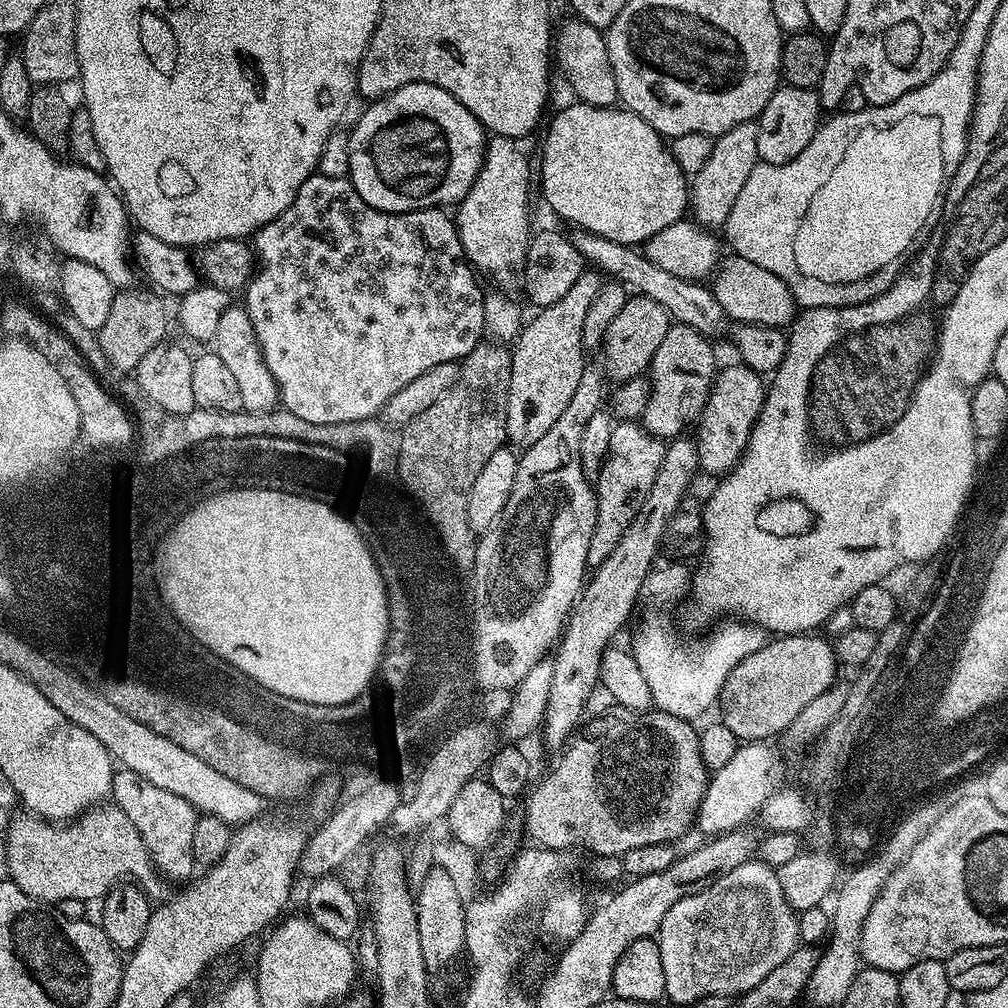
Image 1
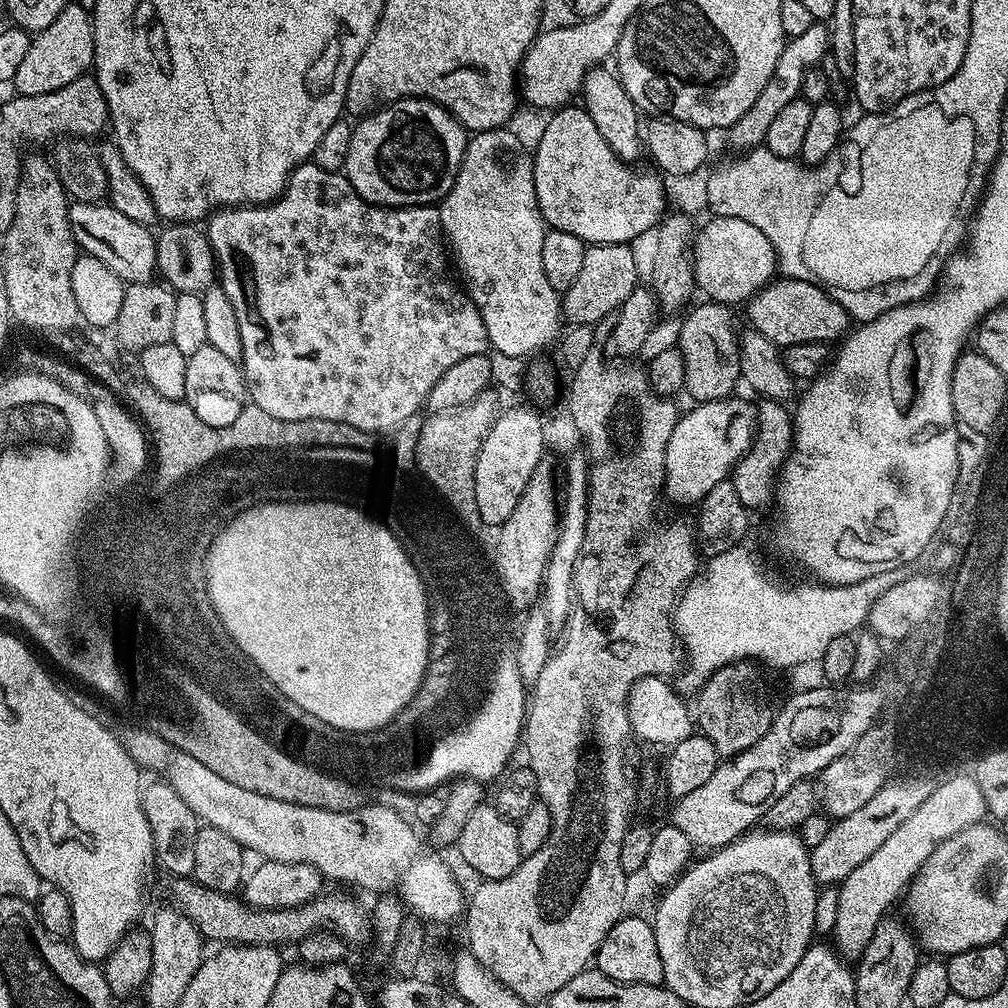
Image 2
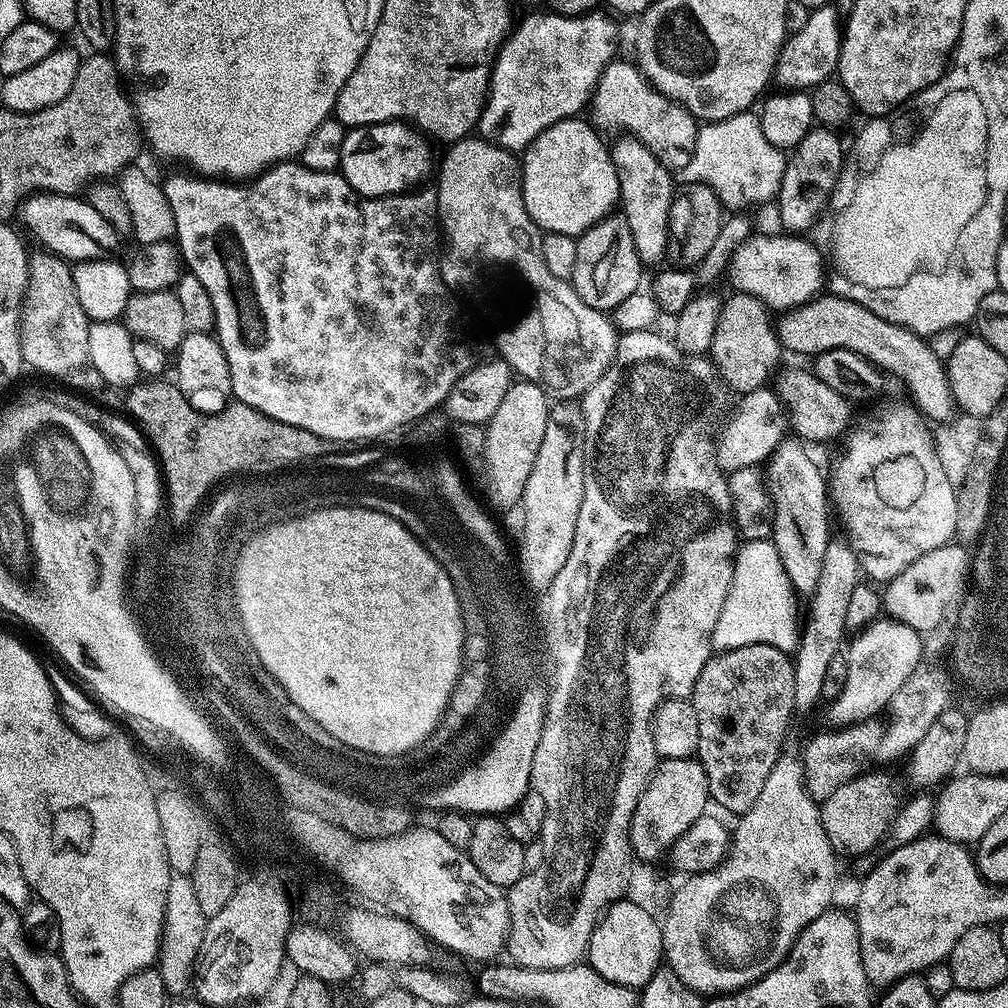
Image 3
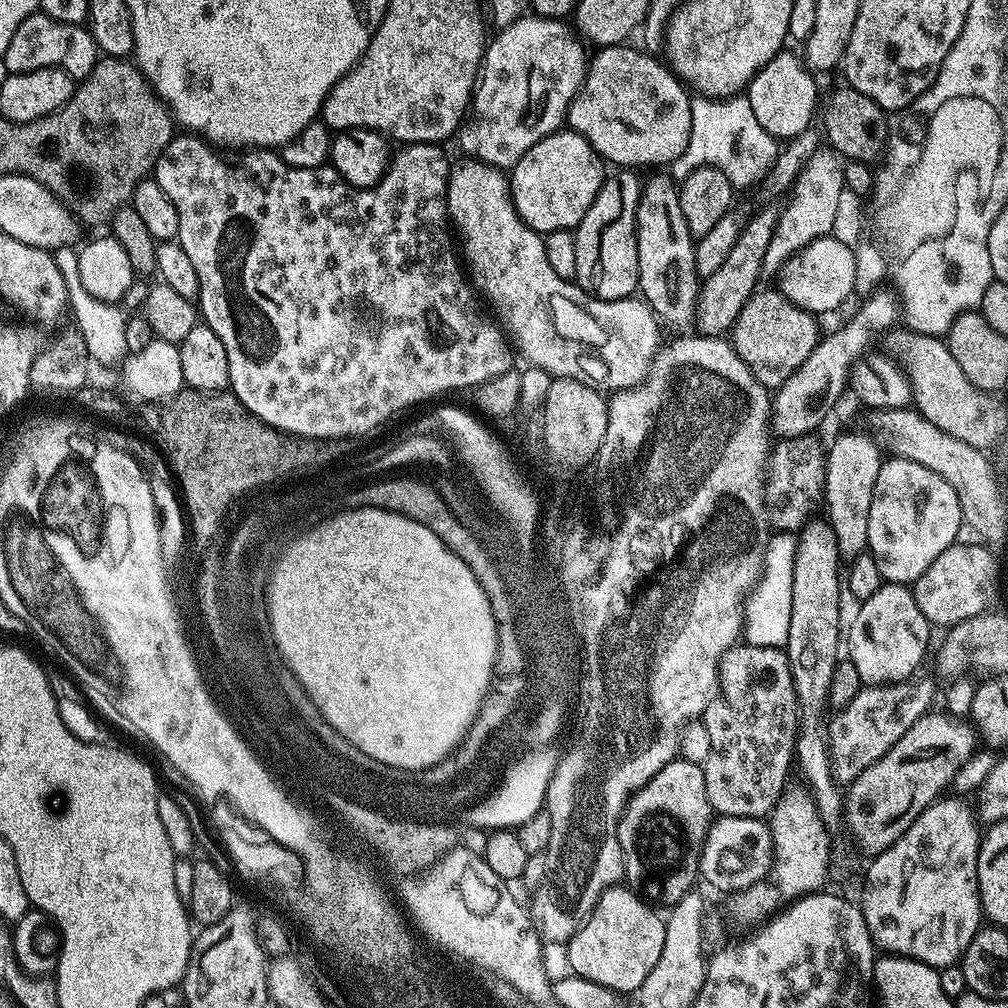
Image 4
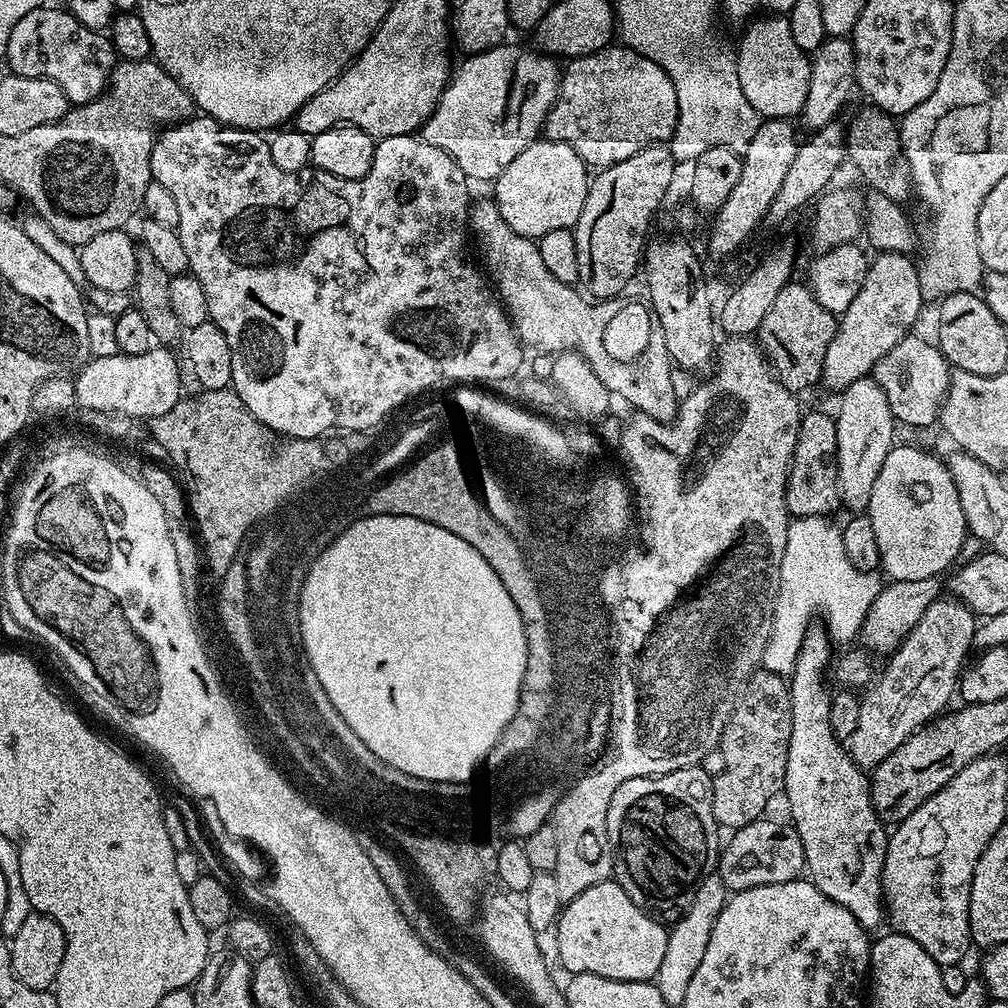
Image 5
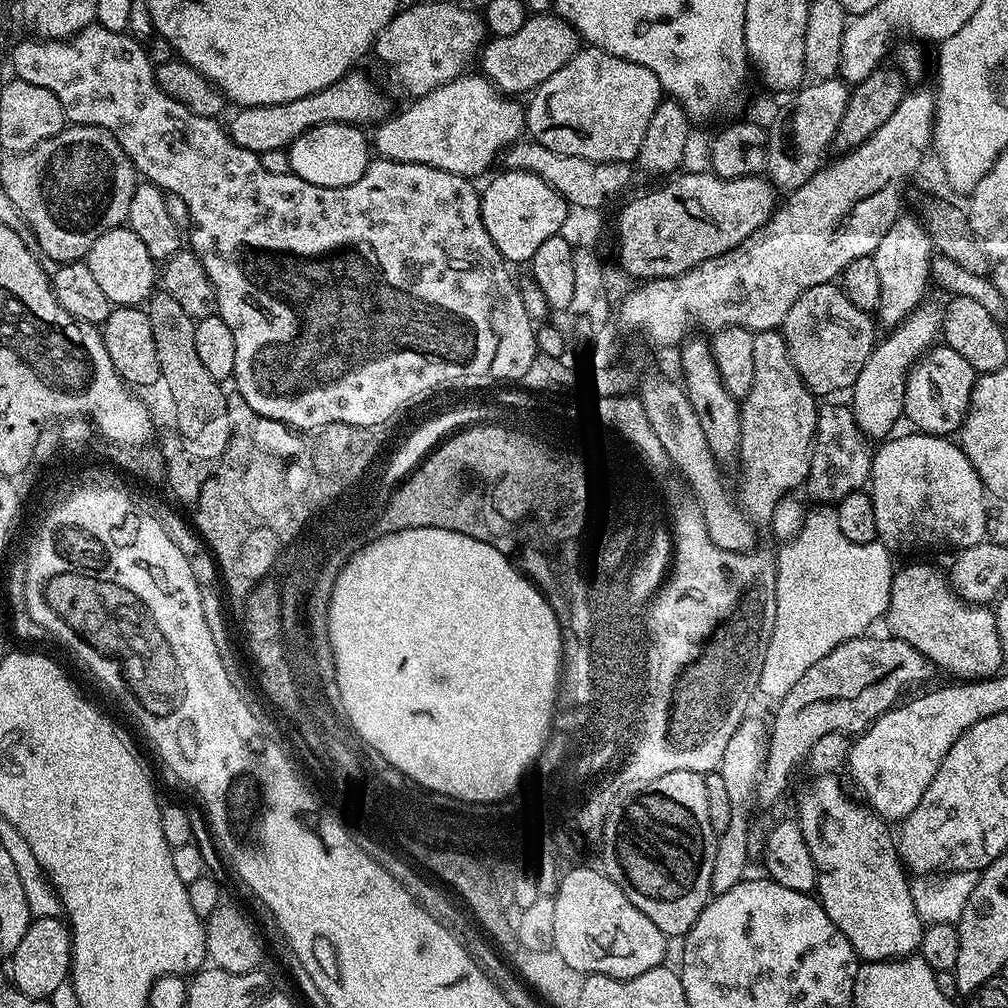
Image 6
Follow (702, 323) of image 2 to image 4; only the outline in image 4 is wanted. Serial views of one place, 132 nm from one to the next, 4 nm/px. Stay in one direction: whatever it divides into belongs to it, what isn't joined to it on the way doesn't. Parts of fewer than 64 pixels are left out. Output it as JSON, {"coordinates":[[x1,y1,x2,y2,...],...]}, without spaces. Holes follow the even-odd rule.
{"coordinates":[[775,287,763,288,753,292,746,306,742,306,742,314,738,314,730,333,730,343,754,378,758,378,764,388,775,390,790,374,803,368,806,358,816,349,817,317,794,306,794,302,787,300]]}

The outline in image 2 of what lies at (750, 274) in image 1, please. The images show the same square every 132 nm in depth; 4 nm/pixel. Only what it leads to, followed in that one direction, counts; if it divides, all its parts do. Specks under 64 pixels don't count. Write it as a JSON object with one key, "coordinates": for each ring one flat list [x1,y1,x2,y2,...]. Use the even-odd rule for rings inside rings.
{"coordinates":[[773,279,772,283,767,284,751,300,747,301,747,308,747,323,756,328,758,334,770,338,770,342,774,342,781,349,806,342,818,342,819,344,836,342,850,328,848,312,818,285,805,280]]}

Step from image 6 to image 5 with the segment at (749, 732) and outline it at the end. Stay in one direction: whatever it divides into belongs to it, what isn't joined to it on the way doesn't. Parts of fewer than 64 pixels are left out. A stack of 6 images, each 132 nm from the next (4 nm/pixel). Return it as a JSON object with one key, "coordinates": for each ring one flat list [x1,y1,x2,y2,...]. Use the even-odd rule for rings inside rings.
{"coordinates":[[705,875,691,893,688,909,671,925,666,942,666,954,662,957,662,966,654,978,656,989,669,1006,683,1005,686,986,690,986,690,978,694,978,694,970,698,970,698,966,702,963,702,954,706,954,706,946,710,943,714,922,728,901,729,895,729,889,724,887,719,875]]}

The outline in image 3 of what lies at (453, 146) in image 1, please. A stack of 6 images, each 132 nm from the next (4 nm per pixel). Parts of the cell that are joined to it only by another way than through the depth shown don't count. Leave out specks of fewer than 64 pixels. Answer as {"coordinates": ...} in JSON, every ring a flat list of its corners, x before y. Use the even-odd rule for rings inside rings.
{"coordinates":[[388,120,385,124,367,124,361,128,349,128,346,138,342,142,342,158,339,173,350,182,361,198,370,196,394,196,402,192,415,189,428,175,433,175,432,148,429,137,417,130,411,123,398,120]]}

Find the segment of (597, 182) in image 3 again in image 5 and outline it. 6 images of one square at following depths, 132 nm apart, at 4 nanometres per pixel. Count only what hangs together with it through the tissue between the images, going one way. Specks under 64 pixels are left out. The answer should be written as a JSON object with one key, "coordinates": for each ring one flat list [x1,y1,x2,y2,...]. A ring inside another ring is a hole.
{"coordinates":[[537,138,502,174,496,177,494,187,494,199,502,218,506,218,506,226,514,230,514,234,522,234,539,238,542,234,550,234,550,230,562,230,563,228,575,229,578,218,582,214,582,206,586,202,588,185,590,183,590,168,584,159,570,146,566,146,557,140]]}

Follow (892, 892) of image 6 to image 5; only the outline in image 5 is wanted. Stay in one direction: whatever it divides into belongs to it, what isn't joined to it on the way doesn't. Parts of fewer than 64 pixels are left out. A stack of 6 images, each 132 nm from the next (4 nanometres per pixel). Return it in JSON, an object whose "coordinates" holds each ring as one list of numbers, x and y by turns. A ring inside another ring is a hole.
{"coordinates":[[809,623,804,631,798,658,790,673,788,693,792,699,792,725,790,726,790,750,786,758,783,799,788,799,788,812,796,829,804,851,804,867,807,879,813,886,822,890,826,898,846,906,854,918,866,930,873,930,886,920,882,886,882,870,888,849,889,829,881,820,872,804,872,785,865,769,858,767,848,755,848,749,830,726,830,706,832,696,824,689,824,675,829,675,833,663,832,647,834,641,823,623]]}

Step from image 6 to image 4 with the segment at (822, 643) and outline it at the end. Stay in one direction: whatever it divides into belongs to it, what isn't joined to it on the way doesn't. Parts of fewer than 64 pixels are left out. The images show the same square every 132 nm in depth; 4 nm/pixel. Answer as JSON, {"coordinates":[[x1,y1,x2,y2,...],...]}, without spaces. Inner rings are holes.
{"coordinates":[[776,532,769,535,764,566,766,580,772,585,768,588,768,596,764,596,763,587,757,586,744,598,744,623,742,636,754,646,767,648,784,648,788,643,790,630,790,598,792,597,792,555,796,553,796,536,790,532]]}

